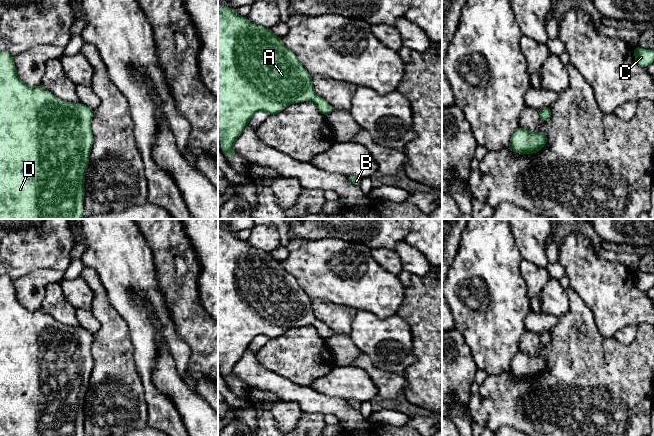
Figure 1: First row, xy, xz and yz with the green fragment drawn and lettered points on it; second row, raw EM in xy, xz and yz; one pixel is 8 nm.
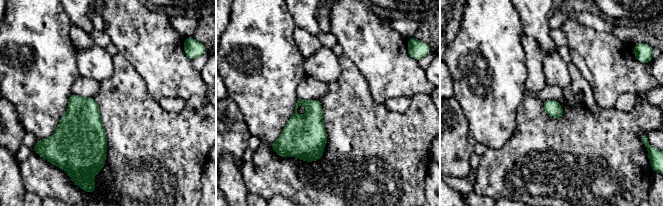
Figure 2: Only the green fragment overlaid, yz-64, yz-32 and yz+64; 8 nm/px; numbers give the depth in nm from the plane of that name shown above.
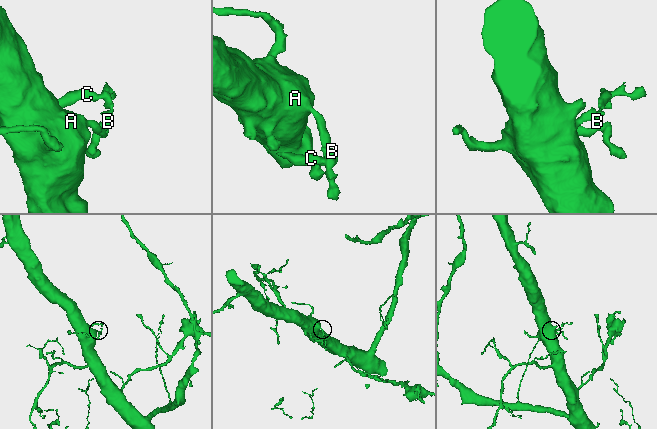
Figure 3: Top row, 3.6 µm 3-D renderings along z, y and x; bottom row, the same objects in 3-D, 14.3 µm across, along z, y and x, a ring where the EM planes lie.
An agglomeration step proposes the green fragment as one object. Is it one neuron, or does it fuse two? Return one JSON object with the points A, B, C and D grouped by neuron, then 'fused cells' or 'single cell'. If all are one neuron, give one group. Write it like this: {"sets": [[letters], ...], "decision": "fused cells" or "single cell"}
{"sets": [["A", "B", "C", "D"]], "decision": "single cell"}

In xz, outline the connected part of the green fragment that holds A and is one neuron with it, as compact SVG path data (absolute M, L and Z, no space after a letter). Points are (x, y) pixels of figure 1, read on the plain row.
M218 228L218 365L226 382L231 384L238 379L233 374L234 366L257 336L275 339L291 328L308 324L316 328L324 341L334 334L316 317L312 299L281 261Z

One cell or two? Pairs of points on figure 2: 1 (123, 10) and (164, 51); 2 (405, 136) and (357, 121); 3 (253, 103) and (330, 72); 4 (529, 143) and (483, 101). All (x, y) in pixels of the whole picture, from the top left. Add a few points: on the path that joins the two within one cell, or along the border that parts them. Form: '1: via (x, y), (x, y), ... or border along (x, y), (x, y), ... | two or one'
1: via (133, 20), (154, 41) | one
2: via (393, 136), (372, 136), (369, 133) | one
3: border along (301, 58), (303, 71), (306, 75) | two
4: border along (519, 107), (516, 130), (500, 148) | two

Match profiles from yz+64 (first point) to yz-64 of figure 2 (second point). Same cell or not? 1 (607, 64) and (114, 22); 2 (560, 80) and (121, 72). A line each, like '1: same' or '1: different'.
1: same
2: different

